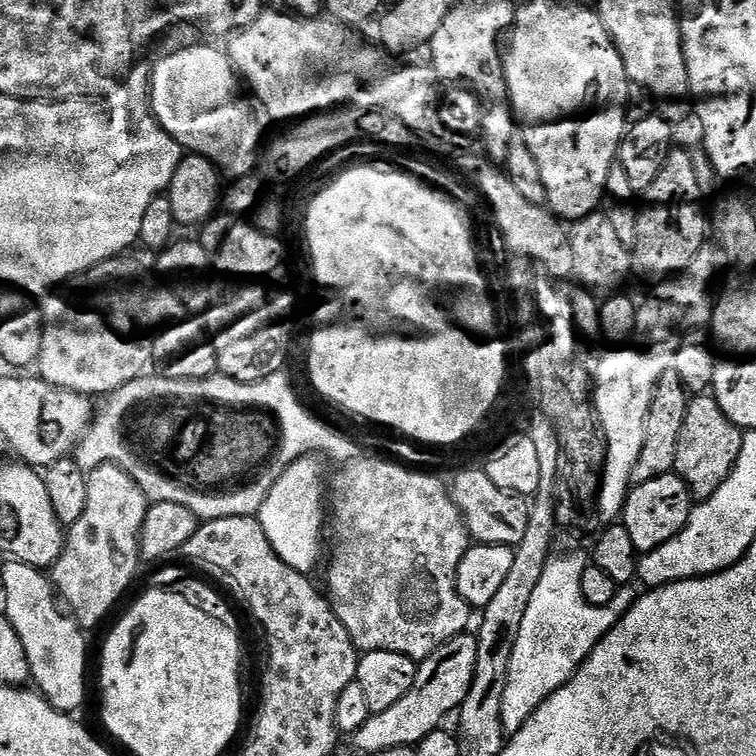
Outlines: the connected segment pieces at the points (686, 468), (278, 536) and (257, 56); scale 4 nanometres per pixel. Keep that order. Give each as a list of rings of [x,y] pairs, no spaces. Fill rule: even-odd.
[[[696,394],[689,399],[686,422],[682,422],[682,434],[678,434],[678,454],[676,455],[675,475],[686,482],[692,491],[693,501],[708,500],[726,482],[728,475],[742,454],[744,432],[722,414],[715,396]]]
[[[303,458],[298,459],[288,468],[286,468],[285,472],[282,474],[280,478],[274,480],[273,489],[270,490],[268,497],[264,502],[262,502],[261,510],[258,515],[258,519],[260,525],[262,526],[262,530],[266,530],[266,538],[270,542],[270,546],[276,551],[278,554],[278,558],[282,558],[282,562],[286,562],[286,566],[290,566],[294,570],[298,570],[299,572],[303,572],[305,574],[312,574],[312,571],[315,570],[316,567],[321,567],[322,564],[322,556],[320,560],[320,531],[325,531],[326,528],[326,476],[324,480],[324,468],[318,462],[319,459],[316,458]]]
[[[287,11],[261,12],[260,19],[254,21],[246,28],[239,29],[235,34],[227,37],[226,51],[232,59],[232,67],[246,81],[254,92],[253,97],[259,107],[268,111],[272,120],[299,121],[311,115],[317,115],[325,111],[331,111],[349,103],[353,97],[354,90],[344,82],[332,82],[323,80],[323,72],[353,72],[356,76],[368,76],[380,60],[360,41],[360,36],[355,27],[341,24],[339,20],[331,18],[317,18],[307,20],[305,16],[289,14]]]

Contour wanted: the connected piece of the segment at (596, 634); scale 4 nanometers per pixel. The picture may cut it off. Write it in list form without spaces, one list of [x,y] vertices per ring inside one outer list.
[[[580,552],[558,556],[549,559],[542,578],[538,578],[538,586],[522,618],[522,627],[518,629],[514,654],[510,654],[508,685],[506,694],[502,694],[502,726],[508,734],[522,730],[534,710],[538,710],[556,690],[566,686],[594,646],[598,646],[600,639],[628,613],[638,595],[635,587],[624,586],[617,591],[614,602],[590,606],[586,598],[582,598],[580,585],[582,570],[586,567],[585,553],[584,556]]]

